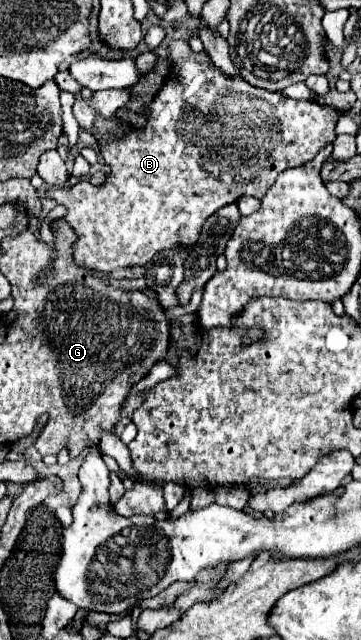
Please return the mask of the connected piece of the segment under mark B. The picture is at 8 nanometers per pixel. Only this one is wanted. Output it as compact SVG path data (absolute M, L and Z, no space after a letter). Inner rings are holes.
M171 41L169 53L173 75L149 103L147 127L141 131L133 129L123 139L101 147L101 157L111 167L105 185L91 187L89 181L81 181L73 187L47 191L47 197L69 209L63 219L79 235L73 245L75 261L101 273L111 273L117 267L145 265L159 251L177 245L191 247L209 215L245 195L263 199L281 171L311 161L337 137L335 123L341 115L339 111L313 101L287 99L281 93L257 89L243 79L229 79L211 63L205 51L193 53L185 41Z

